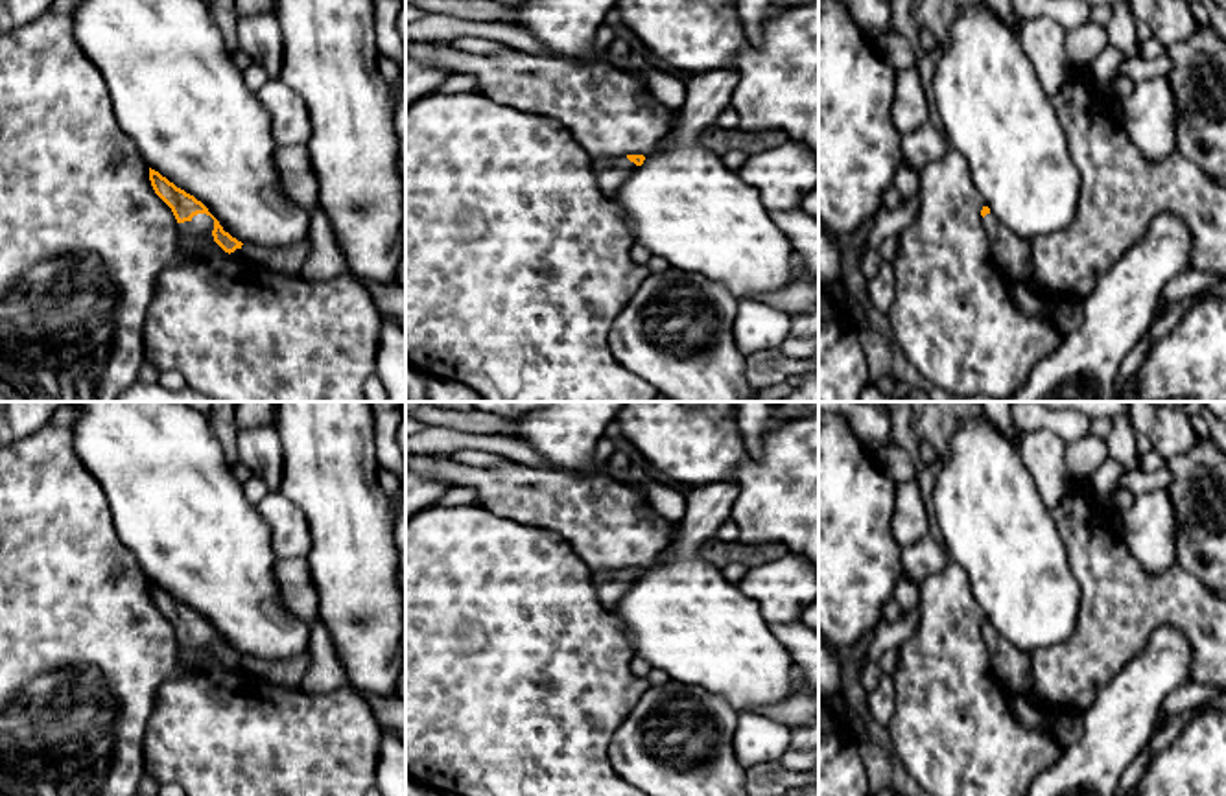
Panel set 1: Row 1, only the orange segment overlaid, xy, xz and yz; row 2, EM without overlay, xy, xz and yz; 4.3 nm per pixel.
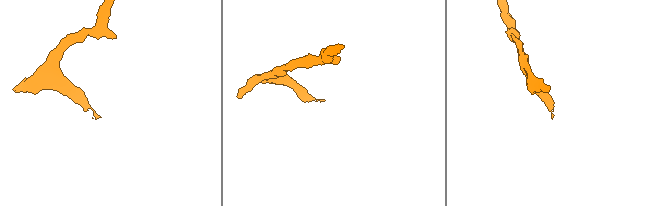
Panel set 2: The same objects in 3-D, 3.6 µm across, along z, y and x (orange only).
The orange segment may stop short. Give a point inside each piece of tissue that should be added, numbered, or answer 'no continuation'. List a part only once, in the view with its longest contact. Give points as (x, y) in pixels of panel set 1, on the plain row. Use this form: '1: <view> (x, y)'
1: xy (201, 638)

